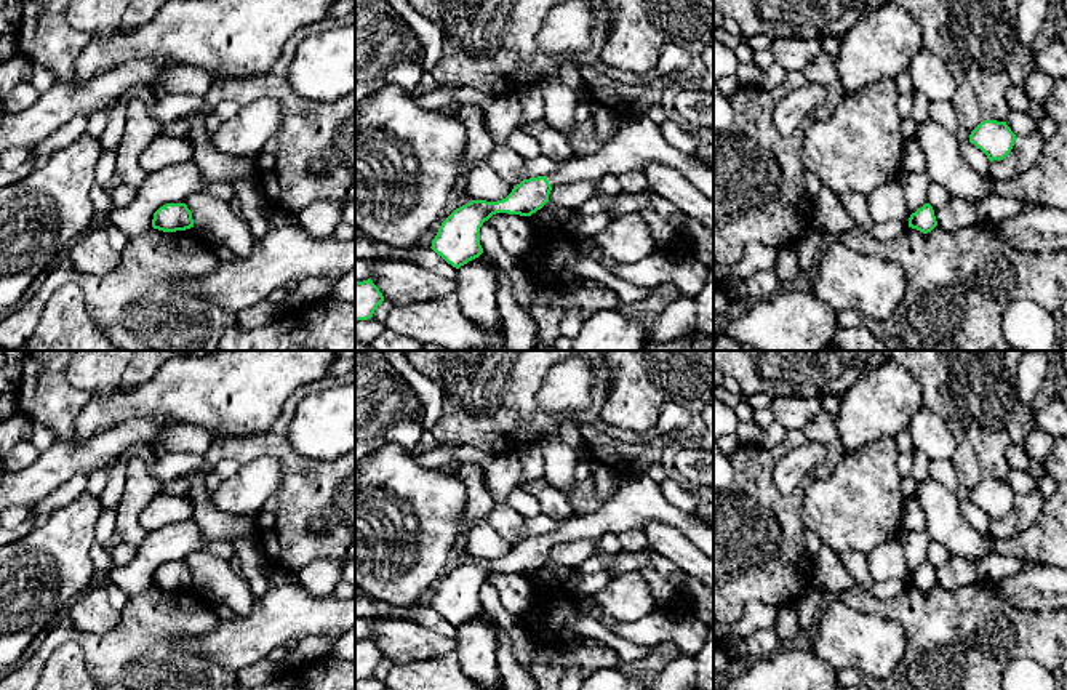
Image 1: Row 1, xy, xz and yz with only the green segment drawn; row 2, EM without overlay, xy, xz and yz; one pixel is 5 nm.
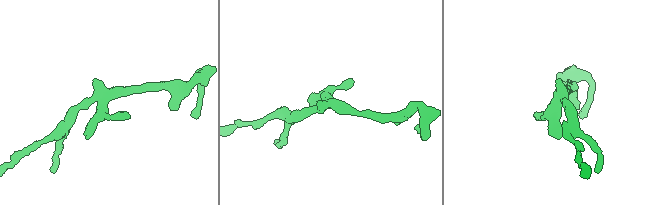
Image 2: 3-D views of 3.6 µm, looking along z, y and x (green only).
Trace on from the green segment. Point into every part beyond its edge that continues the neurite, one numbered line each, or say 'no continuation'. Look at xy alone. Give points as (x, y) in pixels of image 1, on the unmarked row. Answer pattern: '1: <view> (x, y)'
no continuation

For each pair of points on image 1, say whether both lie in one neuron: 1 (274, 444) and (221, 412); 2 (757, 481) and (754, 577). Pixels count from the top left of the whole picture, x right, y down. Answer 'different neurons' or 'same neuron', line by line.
1: different neurons
2: same neuron

